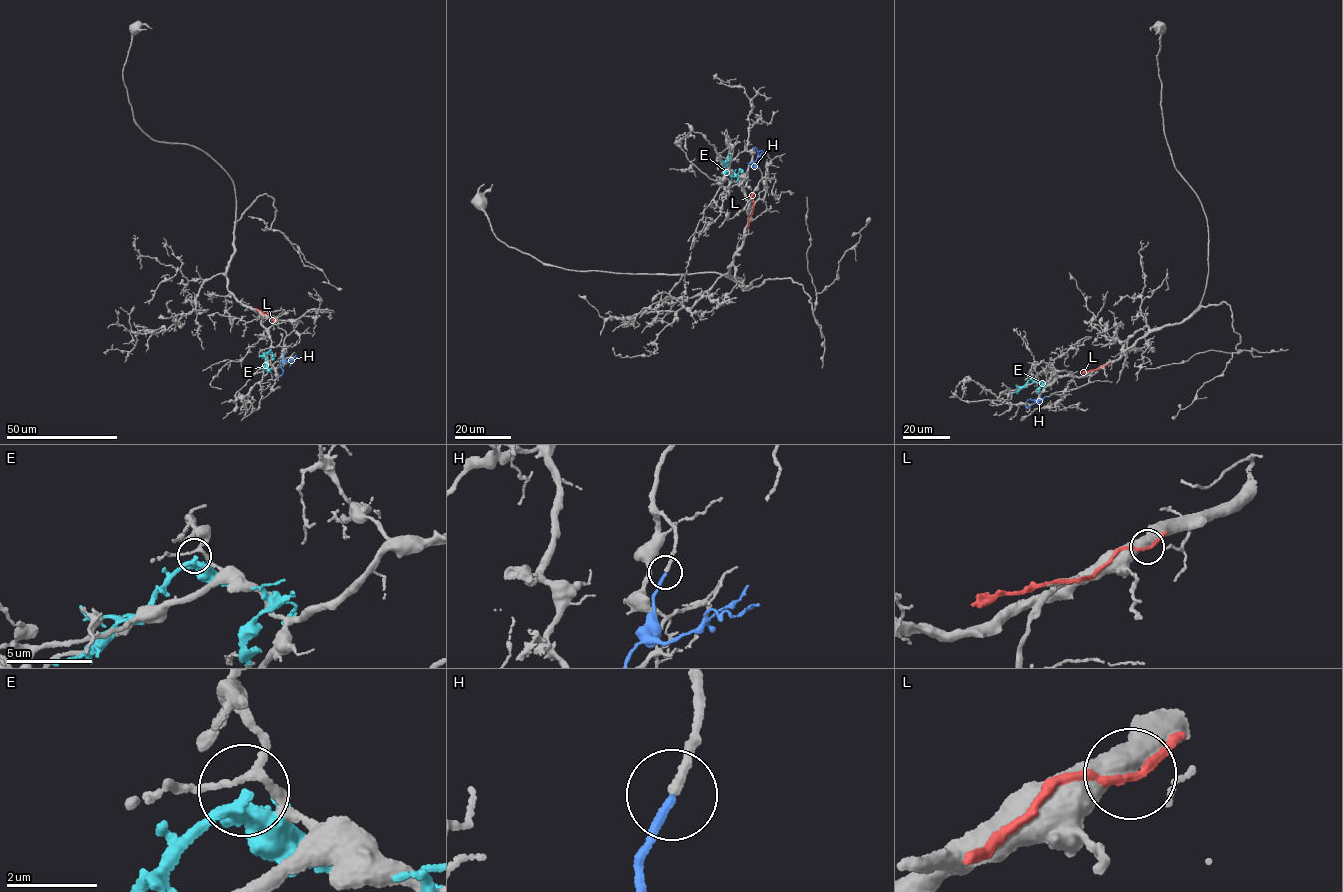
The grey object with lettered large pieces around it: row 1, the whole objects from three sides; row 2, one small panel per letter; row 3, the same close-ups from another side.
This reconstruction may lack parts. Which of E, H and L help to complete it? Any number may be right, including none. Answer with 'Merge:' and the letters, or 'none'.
Merge: H

